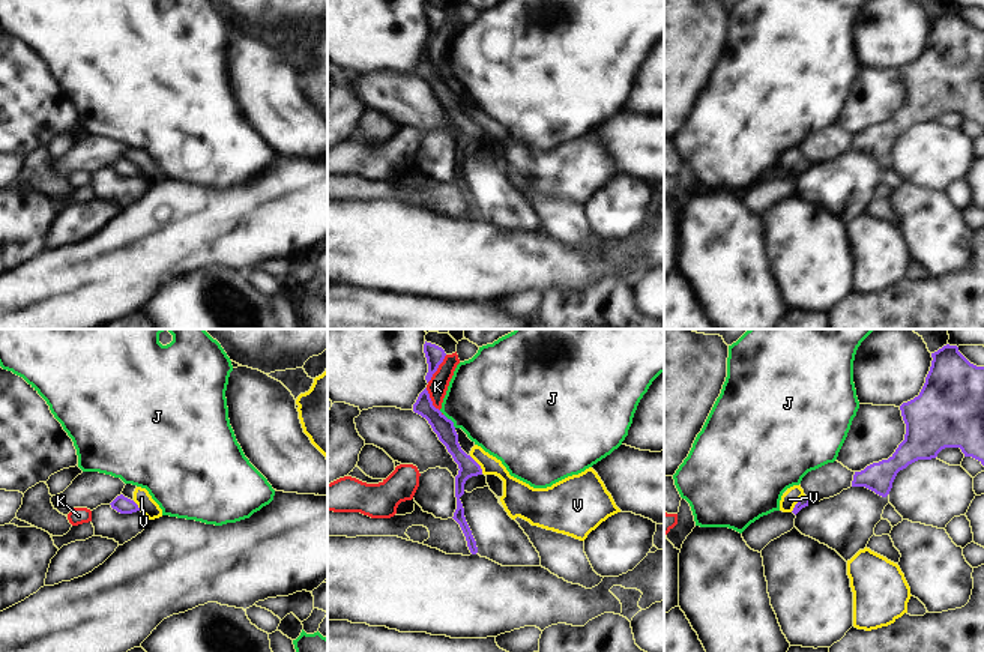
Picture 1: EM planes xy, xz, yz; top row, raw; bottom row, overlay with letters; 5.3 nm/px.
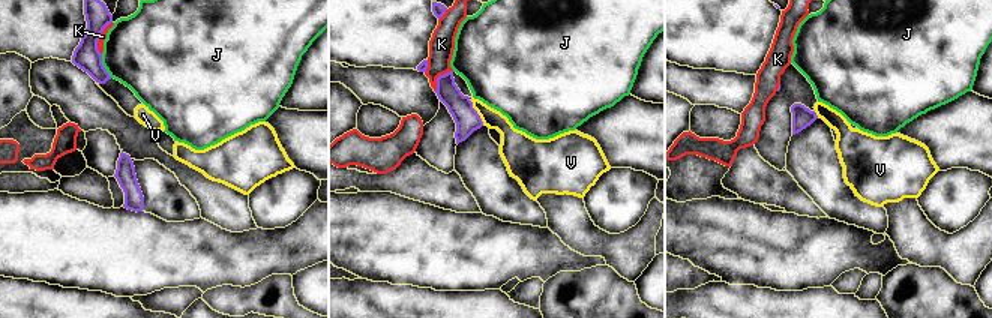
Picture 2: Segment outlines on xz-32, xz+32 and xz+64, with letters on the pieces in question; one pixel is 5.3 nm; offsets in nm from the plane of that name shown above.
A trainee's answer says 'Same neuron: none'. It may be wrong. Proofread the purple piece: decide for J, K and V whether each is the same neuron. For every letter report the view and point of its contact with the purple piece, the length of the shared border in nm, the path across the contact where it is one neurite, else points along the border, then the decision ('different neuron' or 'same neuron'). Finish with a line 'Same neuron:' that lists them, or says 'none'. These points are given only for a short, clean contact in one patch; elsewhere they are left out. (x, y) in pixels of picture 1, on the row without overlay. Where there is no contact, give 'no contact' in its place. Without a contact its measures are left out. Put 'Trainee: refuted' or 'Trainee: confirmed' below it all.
J: meets purple in xz at (446, 81); contact 130 nm long; border along xz (439, 74), (455, 90); different neuron
K: meets purple in xz at (437, 30); contact 190 nm long; border along xz (446, 18), (427, 45); different neuron
V: meets purple in yz at (796, 167); contact 120 nm long; border along yz (804, 158), (790, 175); different neuron
Same neuron: none
Trainee: confirmed

